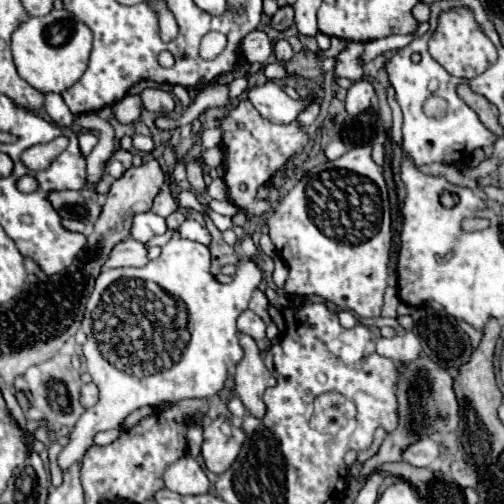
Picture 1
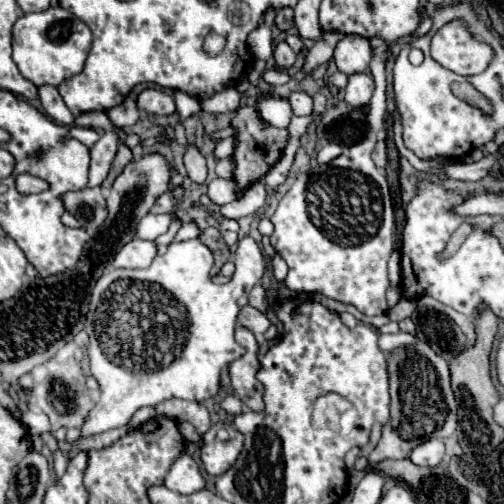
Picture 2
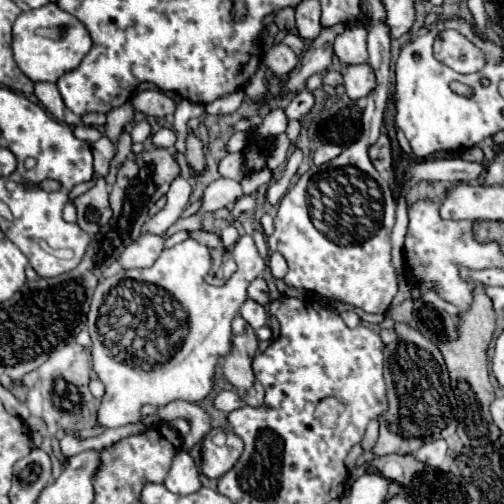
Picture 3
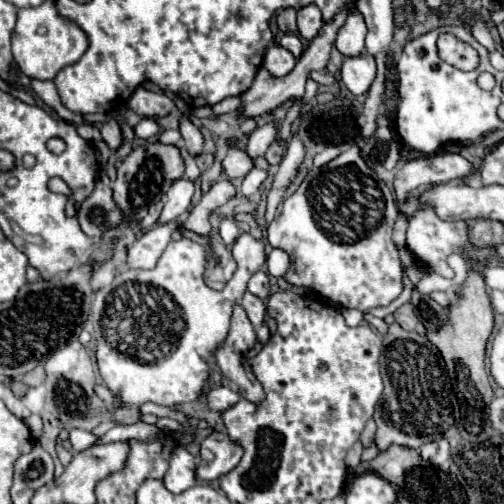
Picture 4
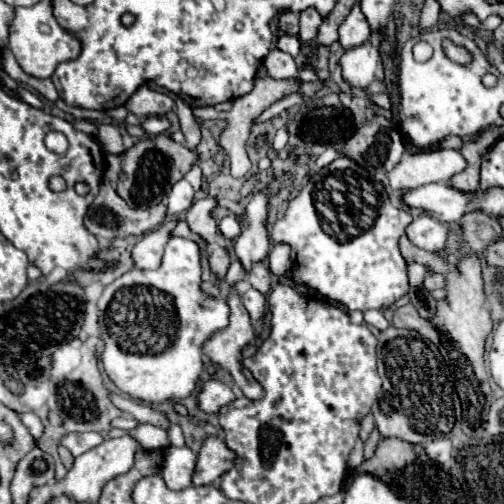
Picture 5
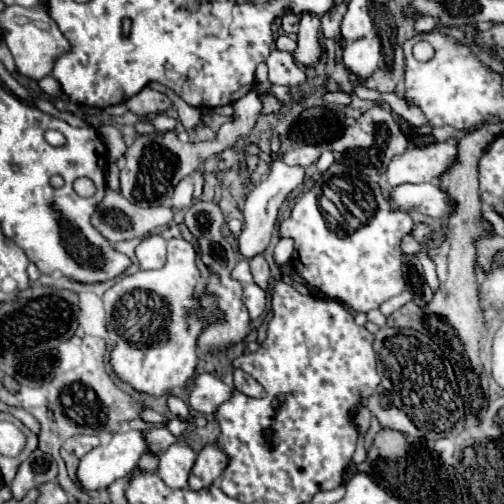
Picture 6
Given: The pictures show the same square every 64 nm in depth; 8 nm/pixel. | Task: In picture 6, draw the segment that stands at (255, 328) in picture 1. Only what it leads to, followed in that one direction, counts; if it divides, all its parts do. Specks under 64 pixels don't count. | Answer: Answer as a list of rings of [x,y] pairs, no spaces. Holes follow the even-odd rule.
[[[254,282],[244,288],[242,300],[244,300],[244,304],[246,304],[246,308],[248,308],[252,320],[260,318],[260,316],[266,312],[266,302],[268,302],[268,300],[266,300],[266,292],[264,292],[260,286],[256,286]]]

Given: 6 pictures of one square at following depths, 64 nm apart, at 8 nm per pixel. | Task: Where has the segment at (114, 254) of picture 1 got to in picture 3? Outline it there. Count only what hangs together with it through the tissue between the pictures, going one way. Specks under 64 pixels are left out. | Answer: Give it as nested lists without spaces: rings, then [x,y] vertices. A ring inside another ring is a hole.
[[[142,234],[138,240],[126,246],[118,258],[122,268],[150,268],[164,250],[164,238],[154,234]]]

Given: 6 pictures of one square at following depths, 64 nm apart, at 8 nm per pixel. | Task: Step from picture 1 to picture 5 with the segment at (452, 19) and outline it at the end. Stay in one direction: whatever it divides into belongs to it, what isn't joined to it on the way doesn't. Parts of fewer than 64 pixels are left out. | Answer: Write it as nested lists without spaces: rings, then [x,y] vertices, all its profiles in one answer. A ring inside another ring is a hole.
[[[442,40],[442,48],[444,48],[444,54],[456,64],[470,64],[472,62],[472,54],[464,46],[456,46],[450,40]]]

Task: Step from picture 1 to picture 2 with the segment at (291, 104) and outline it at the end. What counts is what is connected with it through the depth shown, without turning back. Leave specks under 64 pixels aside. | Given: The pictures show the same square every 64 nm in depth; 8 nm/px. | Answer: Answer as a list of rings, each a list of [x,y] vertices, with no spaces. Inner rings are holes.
[[[262,94],[256,102],[256,108],[258,108],[260,116],[276,128],[286,128],[294,116],[290,102],[286,98],[274,96],[274,94]]]

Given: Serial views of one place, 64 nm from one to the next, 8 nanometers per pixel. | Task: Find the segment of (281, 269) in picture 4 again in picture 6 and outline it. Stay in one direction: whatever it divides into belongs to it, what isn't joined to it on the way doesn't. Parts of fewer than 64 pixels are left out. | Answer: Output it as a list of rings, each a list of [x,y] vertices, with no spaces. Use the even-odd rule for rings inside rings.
[[[280,238],[280,242],[274,248],[274,262],[276,266],[284,266],[294,252],[294,242],[290,238]]]

